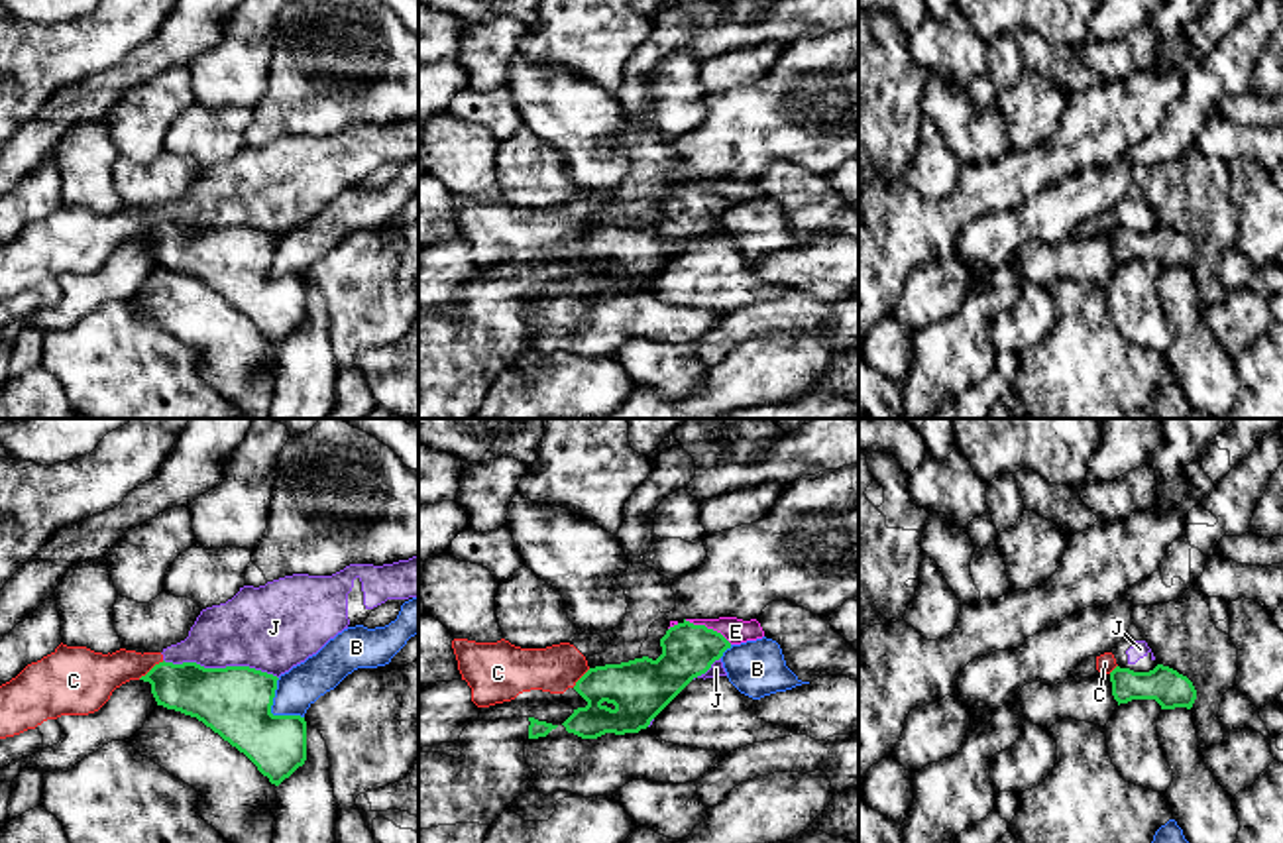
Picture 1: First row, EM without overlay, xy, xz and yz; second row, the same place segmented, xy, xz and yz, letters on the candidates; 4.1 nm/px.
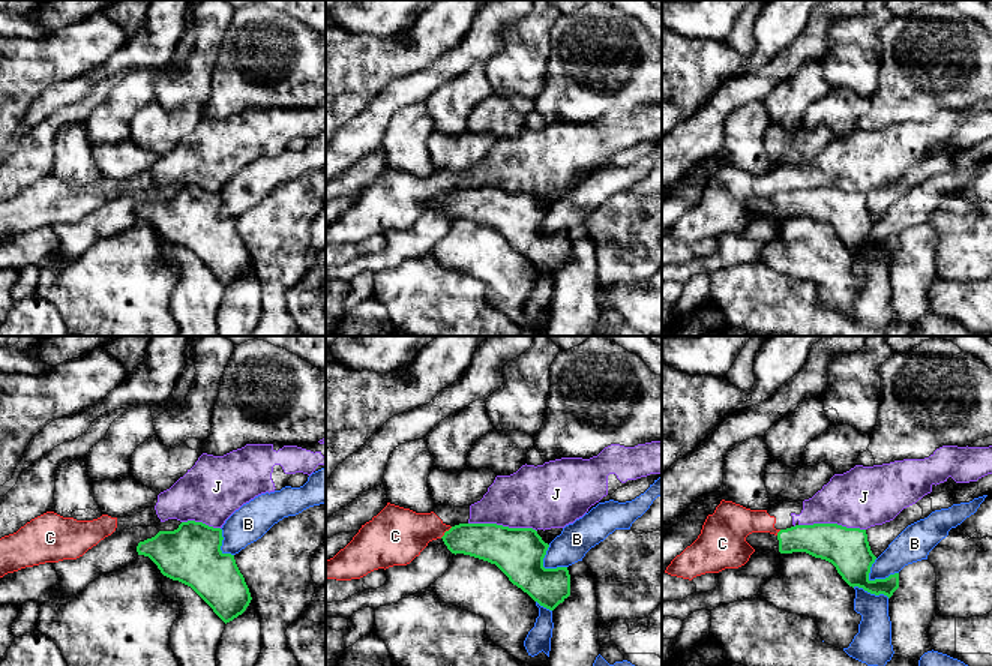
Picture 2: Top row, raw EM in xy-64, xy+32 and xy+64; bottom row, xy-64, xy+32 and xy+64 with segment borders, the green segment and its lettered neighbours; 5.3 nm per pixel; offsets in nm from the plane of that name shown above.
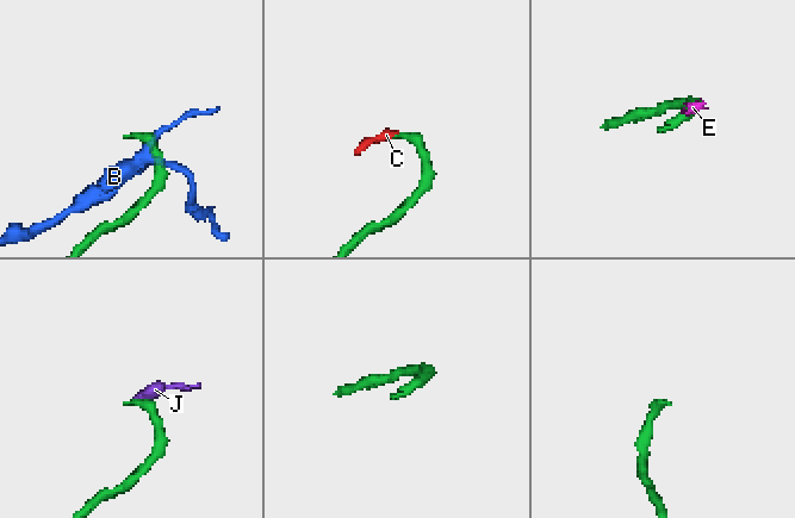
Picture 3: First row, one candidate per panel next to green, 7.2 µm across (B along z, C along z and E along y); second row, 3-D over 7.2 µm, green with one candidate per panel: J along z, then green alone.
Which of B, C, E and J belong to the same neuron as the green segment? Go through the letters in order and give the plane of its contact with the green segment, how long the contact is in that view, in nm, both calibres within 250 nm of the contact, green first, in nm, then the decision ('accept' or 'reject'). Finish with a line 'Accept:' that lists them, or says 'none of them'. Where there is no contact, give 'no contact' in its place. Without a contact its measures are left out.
B: xy | 200 nm | 300/170 nm | reject
C: xy | 130 nm | 220/200 nm | reject
E: xz | 220 nm | 220/100 nm | reject
J: xy | 480 nm | 300/340 nm | reject
Accept: none of them

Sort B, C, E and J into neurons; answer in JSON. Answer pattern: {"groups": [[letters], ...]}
{"groups": [["B"], ["C", "J"], ["E"]]}

